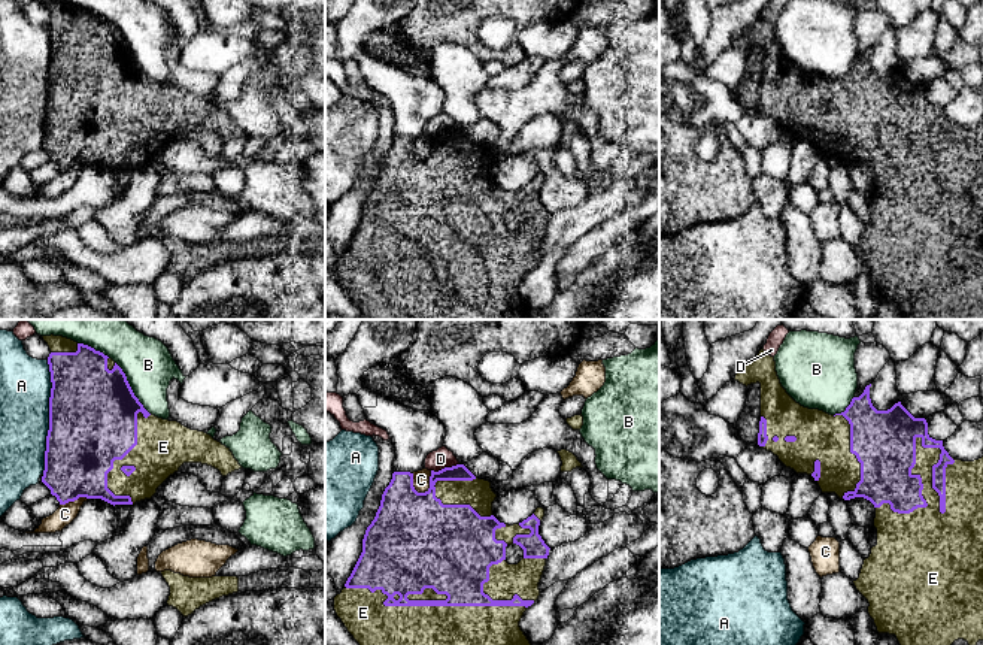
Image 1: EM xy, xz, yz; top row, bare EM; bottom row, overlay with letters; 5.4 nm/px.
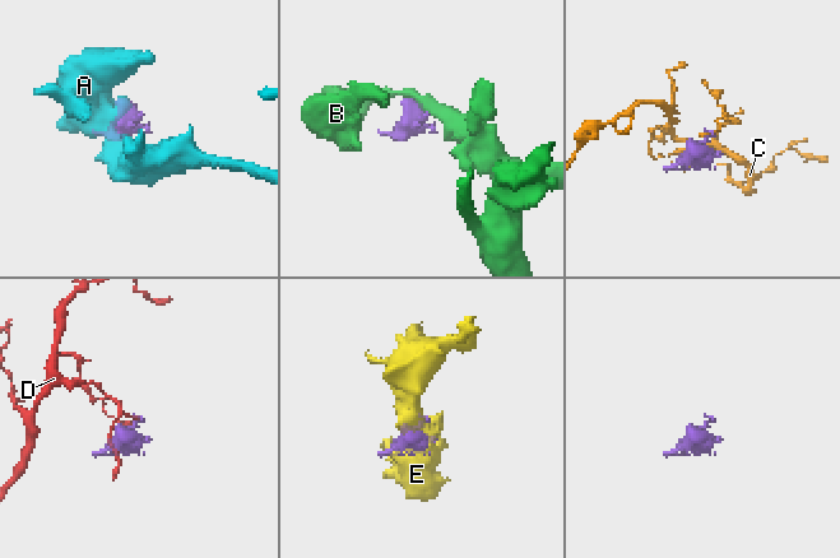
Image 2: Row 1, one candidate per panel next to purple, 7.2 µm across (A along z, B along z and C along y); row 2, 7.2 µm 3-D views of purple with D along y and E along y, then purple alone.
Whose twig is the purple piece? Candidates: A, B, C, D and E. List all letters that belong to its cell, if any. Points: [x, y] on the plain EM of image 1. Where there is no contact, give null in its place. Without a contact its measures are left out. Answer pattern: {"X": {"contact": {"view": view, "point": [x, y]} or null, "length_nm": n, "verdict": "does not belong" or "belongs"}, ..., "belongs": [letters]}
{"A": {"contact": {"view": "xy", "point": [49, 82]}, "length_nm": 600, "verdict": "does not belong"}, "B": {"contact": {"view": "xy", "point": [130, 54]}, "length_nm": 340, "verdict": "does not belong"}, "C": {"contact": {"view": "xz", "point": [430, 150]}, "length_nm": 150, "verdict": "does not belong"}, "D": {"contact": {"view": "xz", "point": [445, 133]}, "length_nm": 160, "verdict": "does not belong"}, "E": {"contact": {"view": "yz", "point": [924, 112]}, "length_nm": 500, "verdict": "belongs"}, "belongs": ["E"]}

